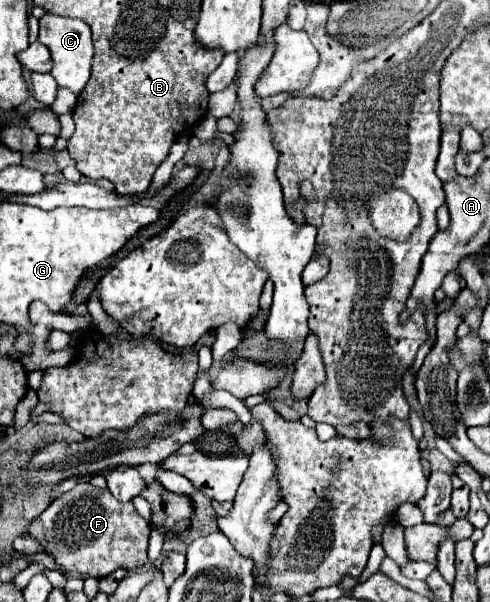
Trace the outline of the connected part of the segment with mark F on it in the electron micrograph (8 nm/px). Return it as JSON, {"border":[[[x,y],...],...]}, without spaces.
{"border":[[[77,484],[73,490],[55,498],[53,504],[31,522],[29,534],[67,570],[65,576],[103,578],[117,568],[135,570],[147,562],[149,524],[137,514],[131,502],[119,502],[109,490],[97,492],[91,484]]]}

